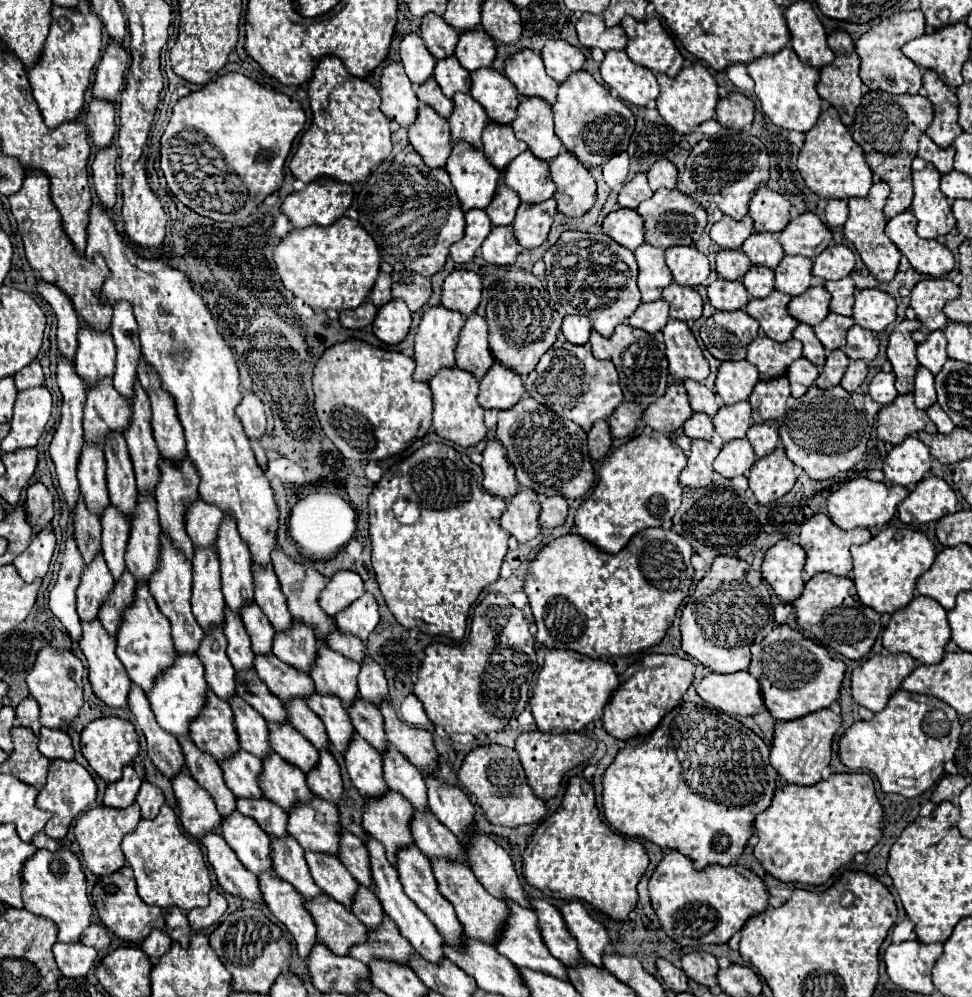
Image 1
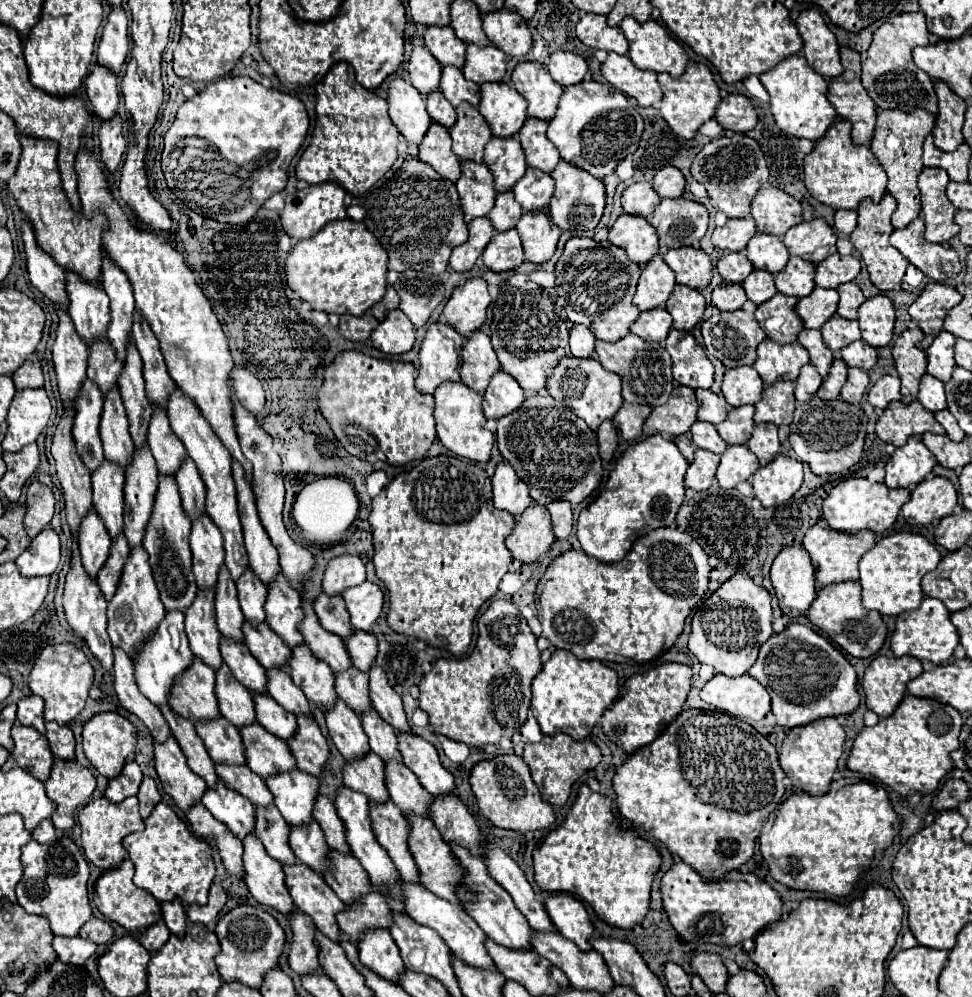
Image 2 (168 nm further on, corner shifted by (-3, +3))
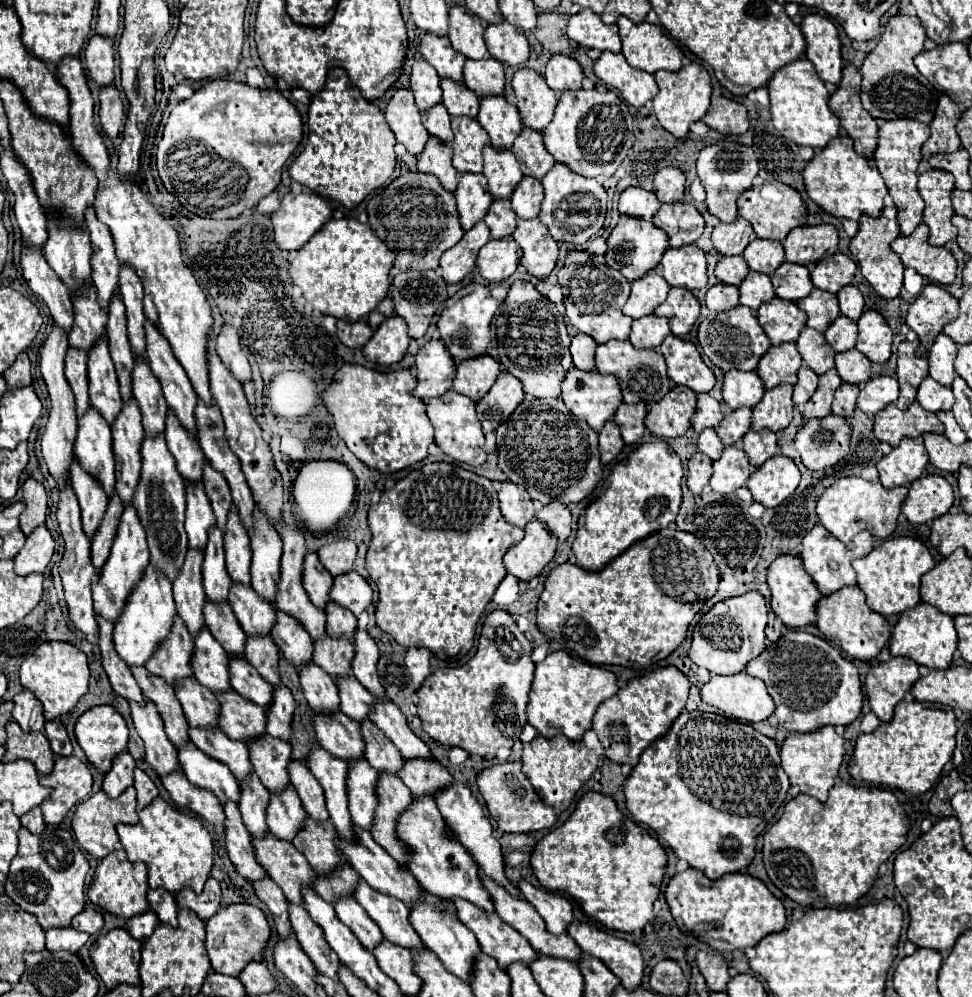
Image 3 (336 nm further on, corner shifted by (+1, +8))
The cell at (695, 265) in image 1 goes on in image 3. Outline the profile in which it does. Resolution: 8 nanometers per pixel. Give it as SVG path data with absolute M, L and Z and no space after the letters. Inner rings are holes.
M697 245L667 249L661 259L661 275L671 287L703 289L707 285L705 253Z

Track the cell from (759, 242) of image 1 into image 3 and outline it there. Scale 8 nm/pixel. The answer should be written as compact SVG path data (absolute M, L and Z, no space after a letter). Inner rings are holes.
M753 239L743 251L743 257L751 271L765 275L771 275L785 261L783 245L767 239Z

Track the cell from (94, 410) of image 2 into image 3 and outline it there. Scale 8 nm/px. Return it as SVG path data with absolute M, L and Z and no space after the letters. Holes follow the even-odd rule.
M69 347L65 357L65 377L75 393L77 415L83 415L89 405L89 383L87 383L87 353Z

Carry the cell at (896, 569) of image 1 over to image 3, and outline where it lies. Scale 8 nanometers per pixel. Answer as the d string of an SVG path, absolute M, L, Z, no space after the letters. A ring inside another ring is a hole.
M893 537L875 547L867 557L853 561L857 571L857 585L865 593L865 601L871 611L887 617L901 615L903 611L915 607L921 601L919 583L921 577L935 567L929 549L913 537Z

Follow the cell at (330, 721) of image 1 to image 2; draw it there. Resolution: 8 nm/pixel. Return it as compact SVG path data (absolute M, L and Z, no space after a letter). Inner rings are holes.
M305 644L293 650L293 658L289 662L289 674L295 686L299 686L305 692L307 700L317 704L321 710L331 708L339 700L335 692L335 674L327 664L315 660L315 656Z

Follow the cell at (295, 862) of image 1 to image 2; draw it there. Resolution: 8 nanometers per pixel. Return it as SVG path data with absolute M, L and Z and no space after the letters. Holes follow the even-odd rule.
M275 806L257 808L255 836L263 842L267 854L285 866L297 862L295 854L291 852L291 846L287 844L289 834L291 834L291 826L283 820L283 816L279 816L279 810Z

